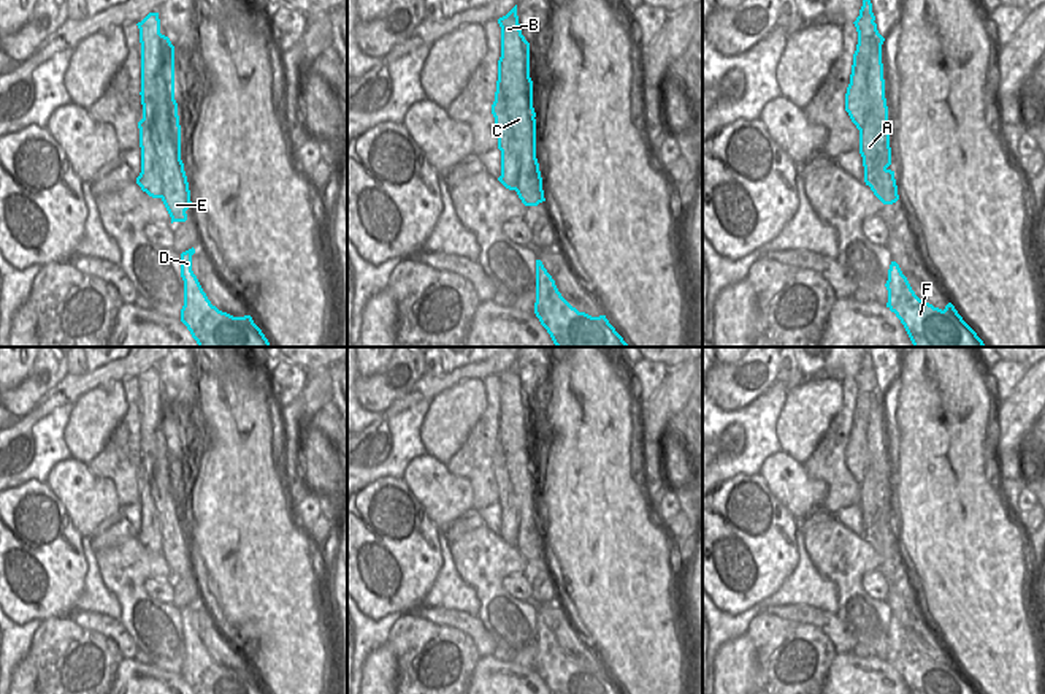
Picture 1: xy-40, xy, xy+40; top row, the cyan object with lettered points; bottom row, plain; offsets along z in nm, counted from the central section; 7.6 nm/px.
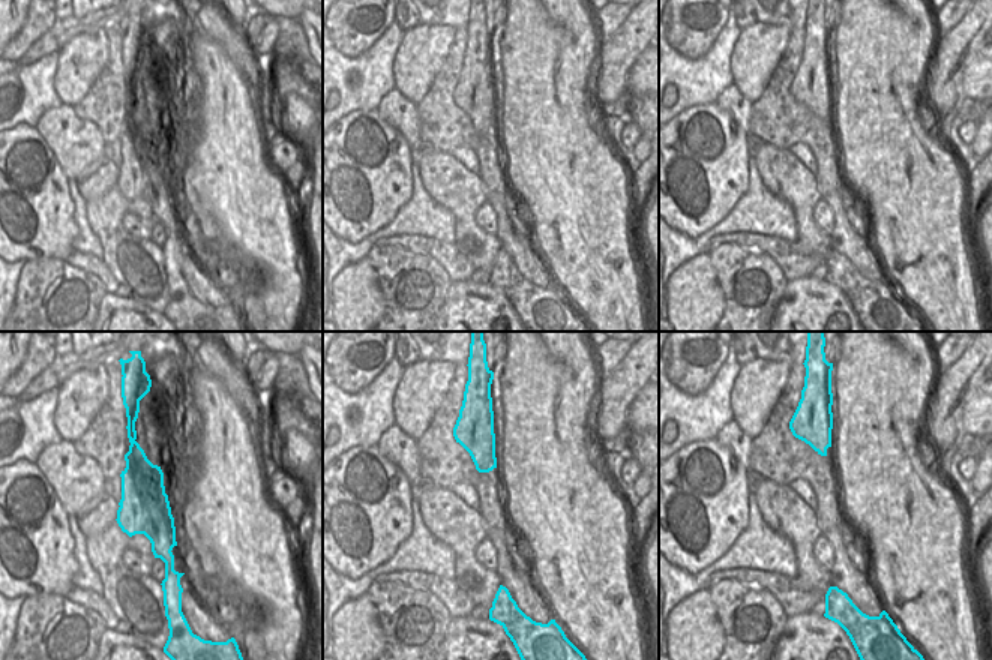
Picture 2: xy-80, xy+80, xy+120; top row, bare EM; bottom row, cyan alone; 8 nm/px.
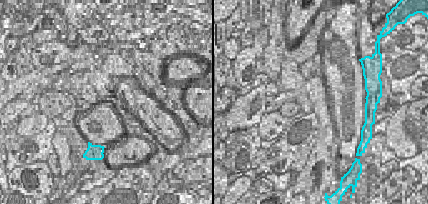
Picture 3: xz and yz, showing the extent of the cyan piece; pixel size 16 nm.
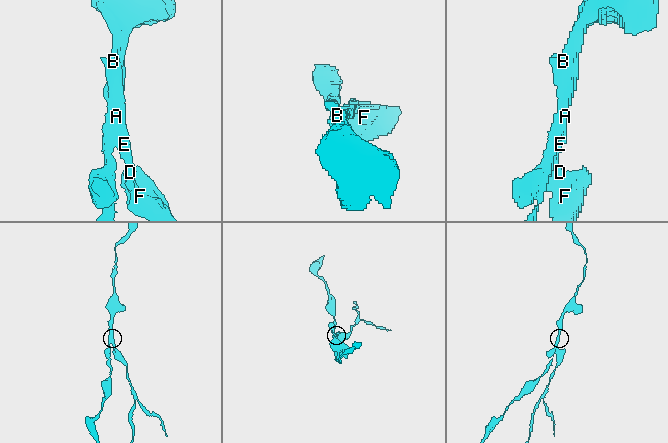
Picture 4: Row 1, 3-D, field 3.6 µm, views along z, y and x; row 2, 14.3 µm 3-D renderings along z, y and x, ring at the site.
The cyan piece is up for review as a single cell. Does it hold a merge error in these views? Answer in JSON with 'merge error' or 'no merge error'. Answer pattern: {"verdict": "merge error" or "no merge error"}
{"verdict": "merge error"}

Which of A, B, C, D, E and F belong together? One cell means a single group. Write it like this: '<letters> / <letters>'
A / B C D E F

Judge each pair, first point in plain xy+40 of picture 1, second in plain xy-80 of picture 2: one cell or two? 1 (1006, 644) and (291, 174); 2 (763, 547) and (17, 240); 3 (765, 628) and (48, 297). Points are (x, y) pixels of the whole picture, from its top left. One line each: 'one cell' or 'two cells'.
1: two cells
2: one cell
3: one cell

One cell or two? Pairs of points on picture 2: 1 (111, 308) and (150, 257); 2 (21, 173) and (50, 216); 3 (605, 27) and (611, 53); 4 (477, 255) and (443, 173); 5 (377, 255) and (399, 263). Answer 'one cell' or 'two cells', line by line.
1: two cells
2: one cell
3: two cells
4: one cell
5: one cell

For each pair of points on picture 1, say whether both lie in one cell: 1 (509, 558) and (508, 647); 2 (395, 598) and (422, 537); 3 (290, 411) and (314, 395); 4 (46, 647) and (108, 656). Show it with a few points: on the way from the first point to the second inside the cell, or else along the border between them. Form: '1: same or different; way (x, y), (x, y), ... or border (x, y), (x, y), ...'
1: same; way (495, 580), (495, 604), (508, 620), (508, 625)
2: same; way (401, 583), (403, 556), (408, 552)
3: same; way (297, 409), (308, 401)
4: same; way (62, 647), (92, 652)

